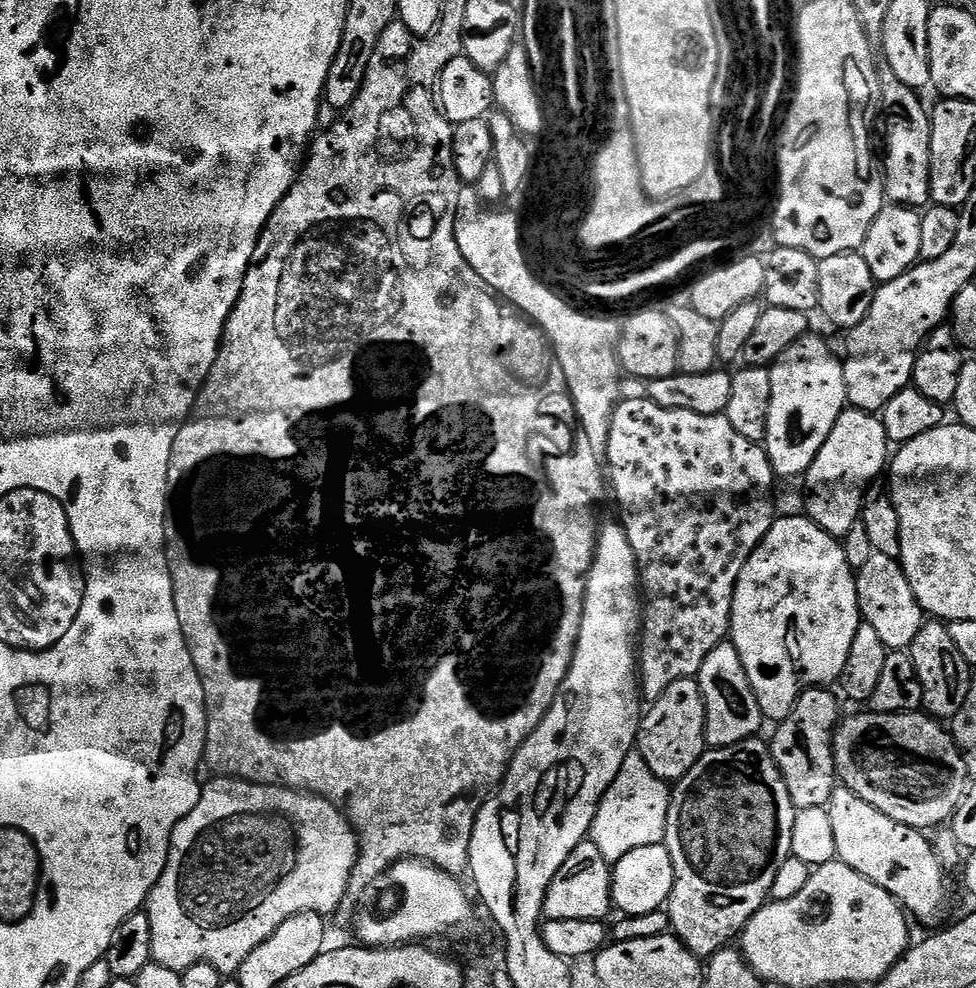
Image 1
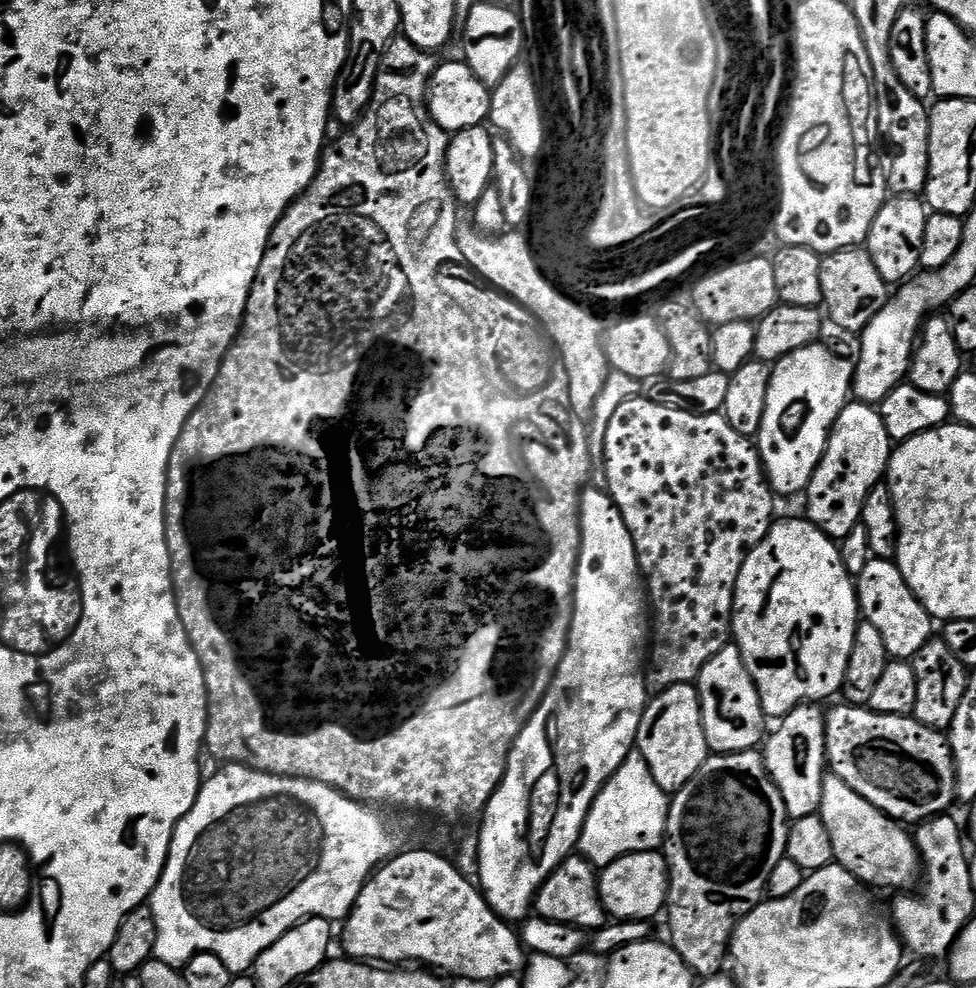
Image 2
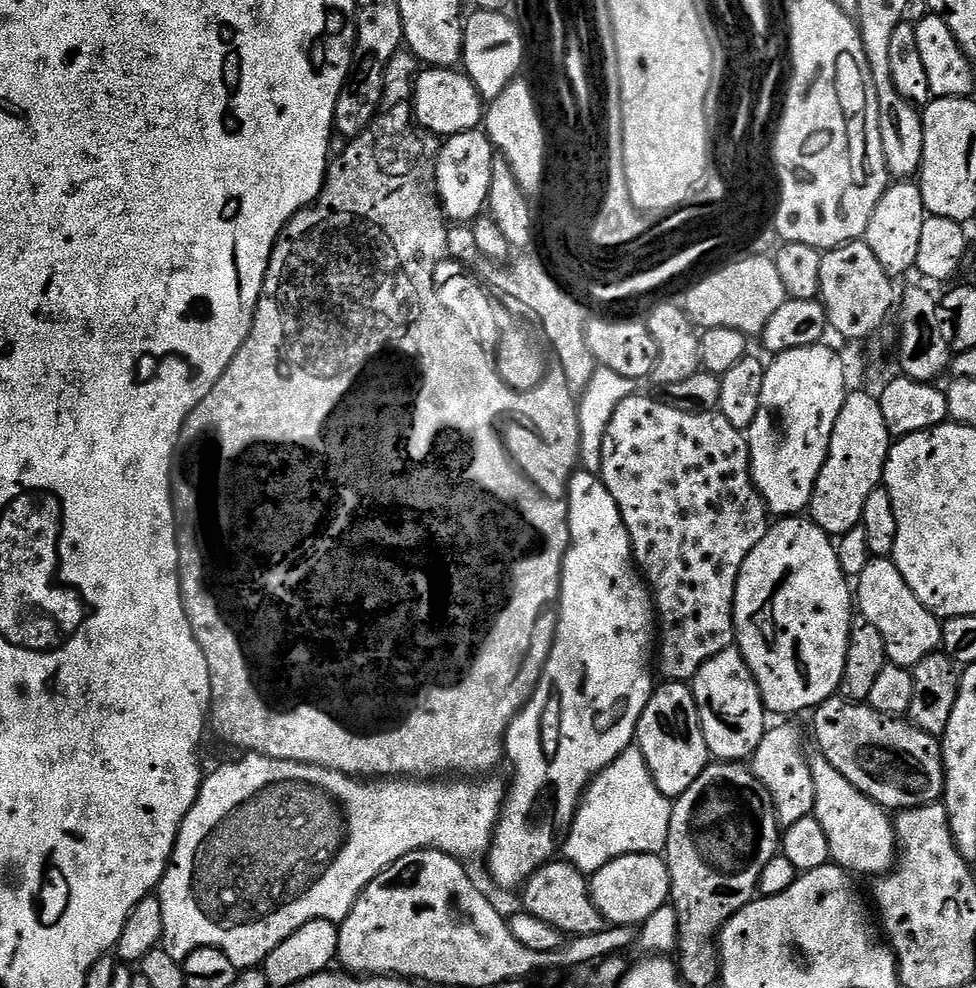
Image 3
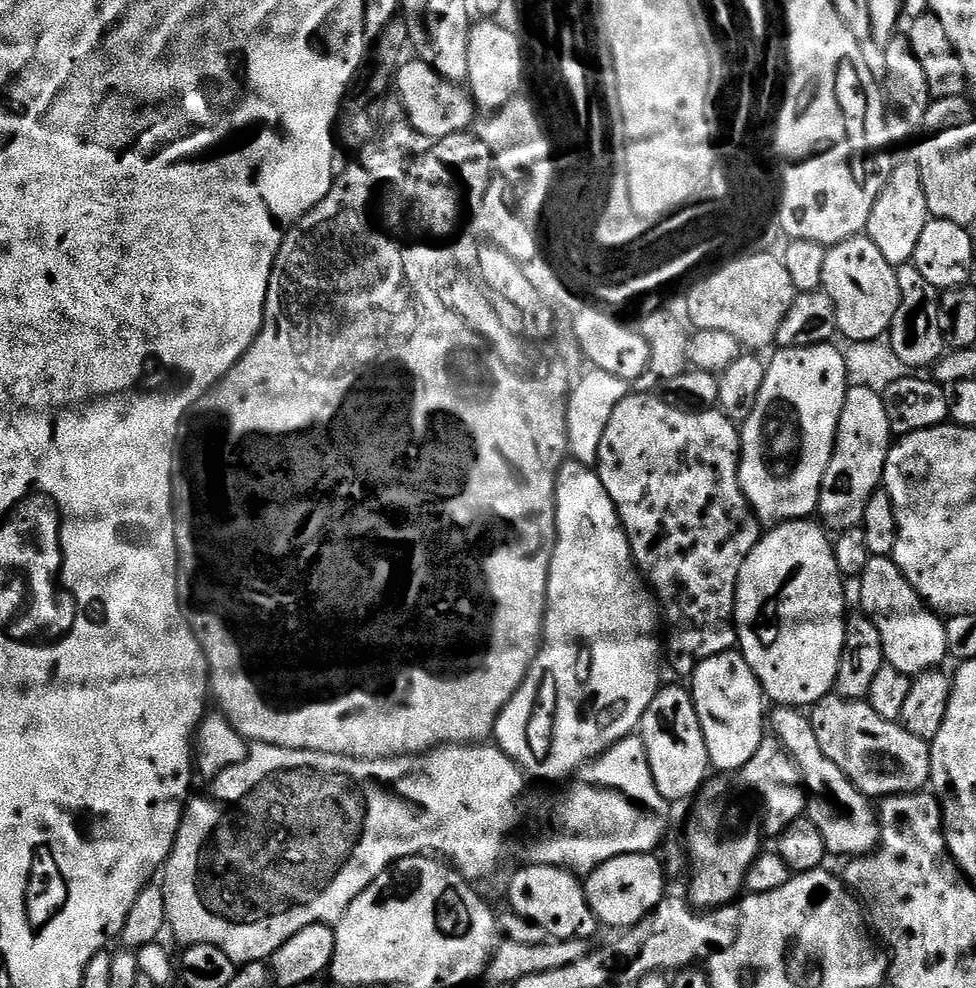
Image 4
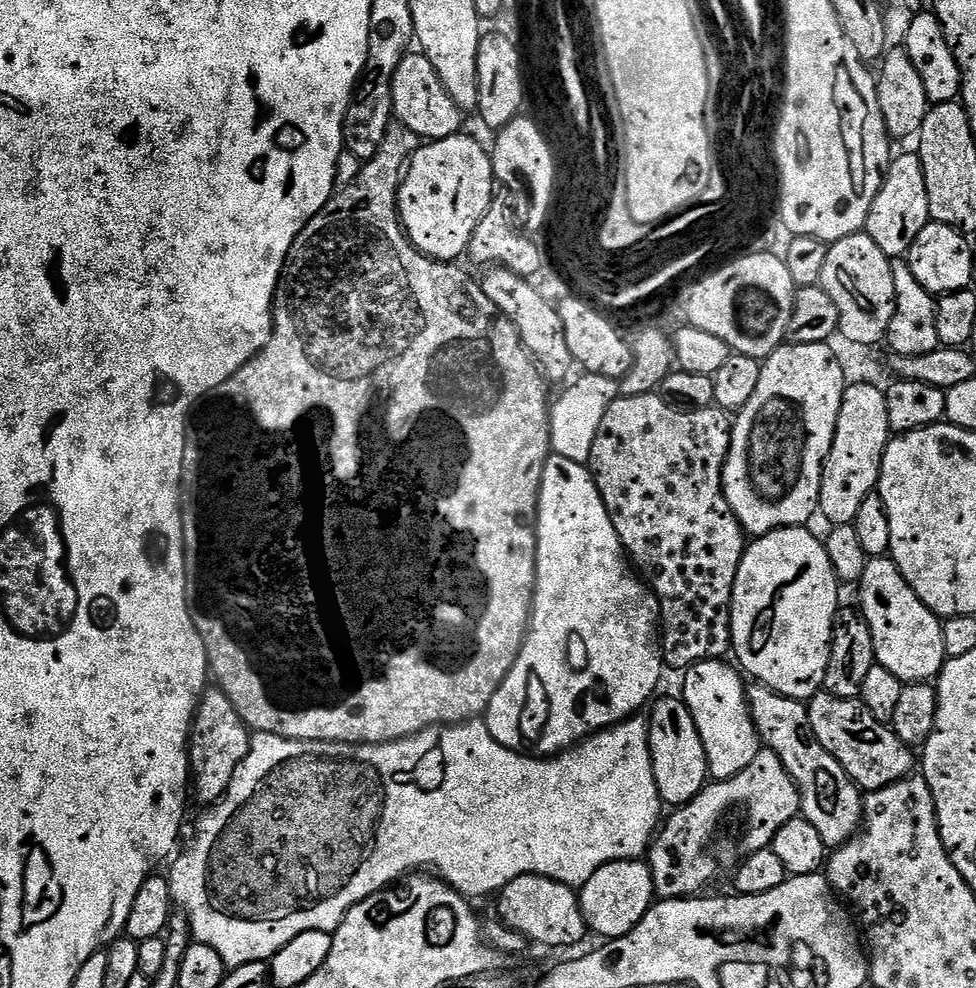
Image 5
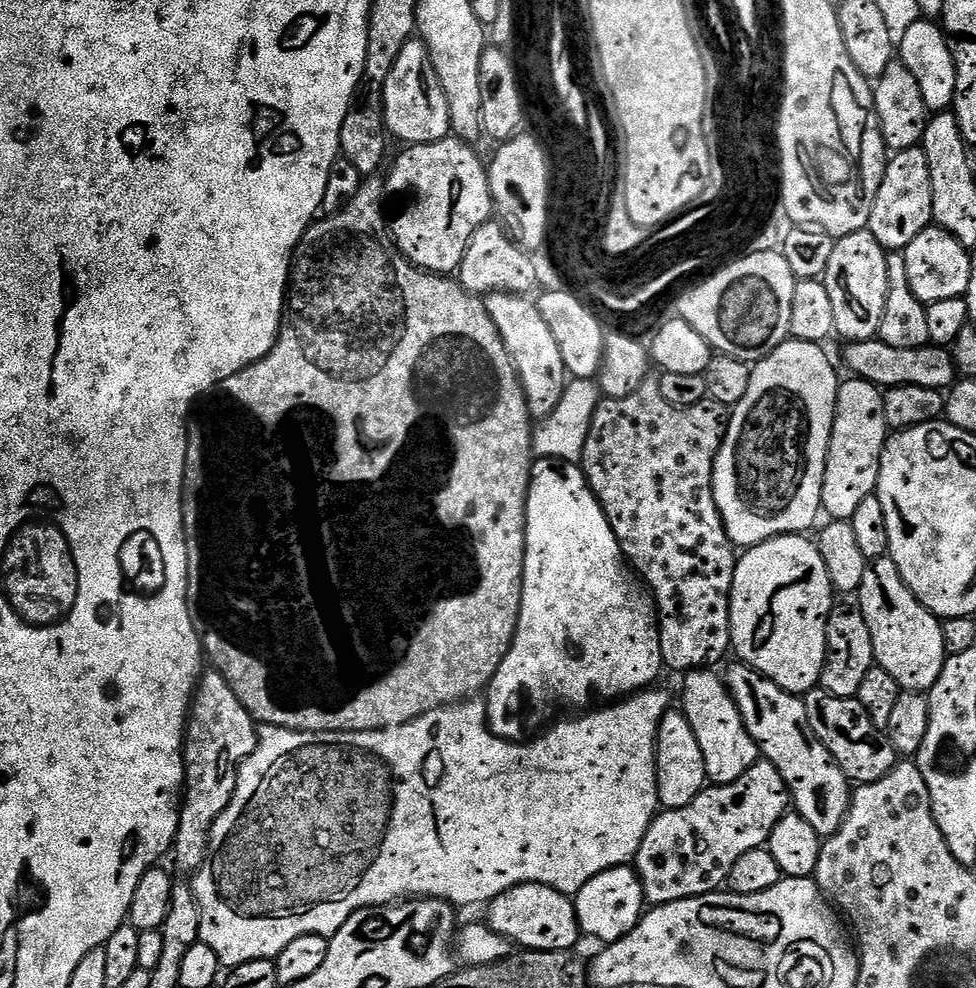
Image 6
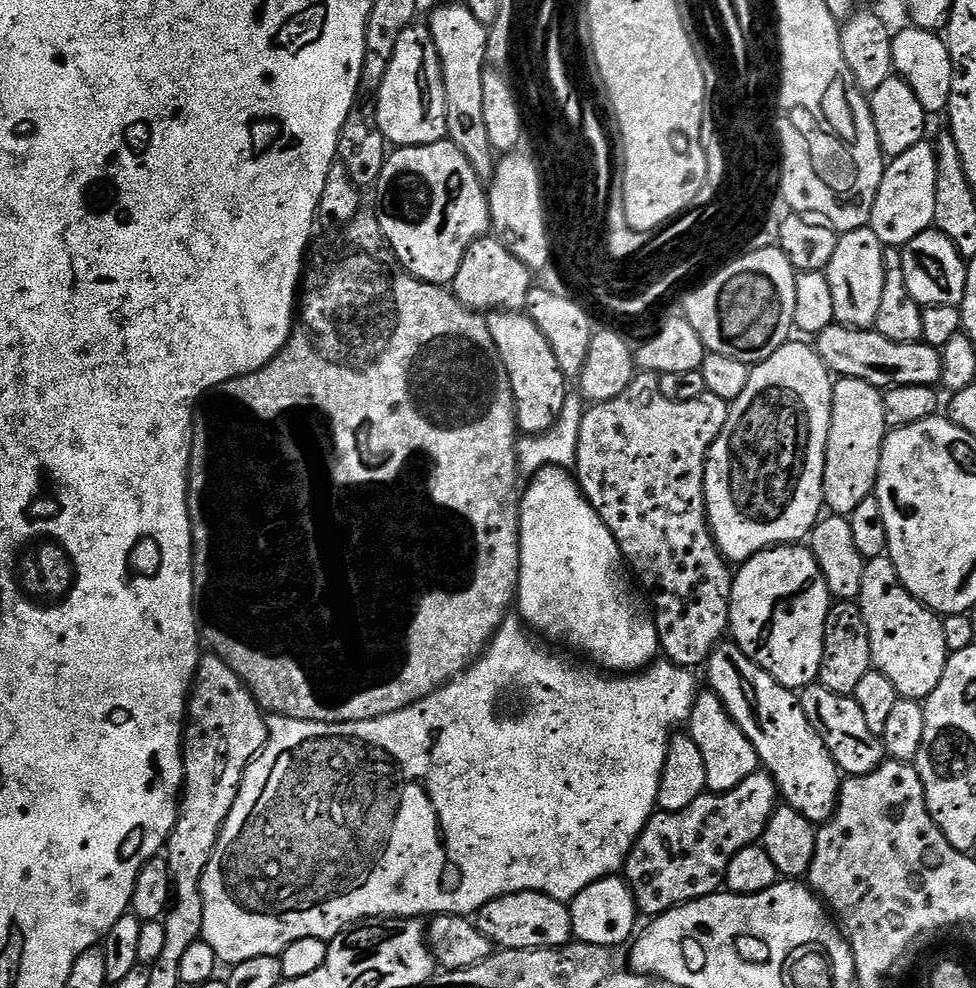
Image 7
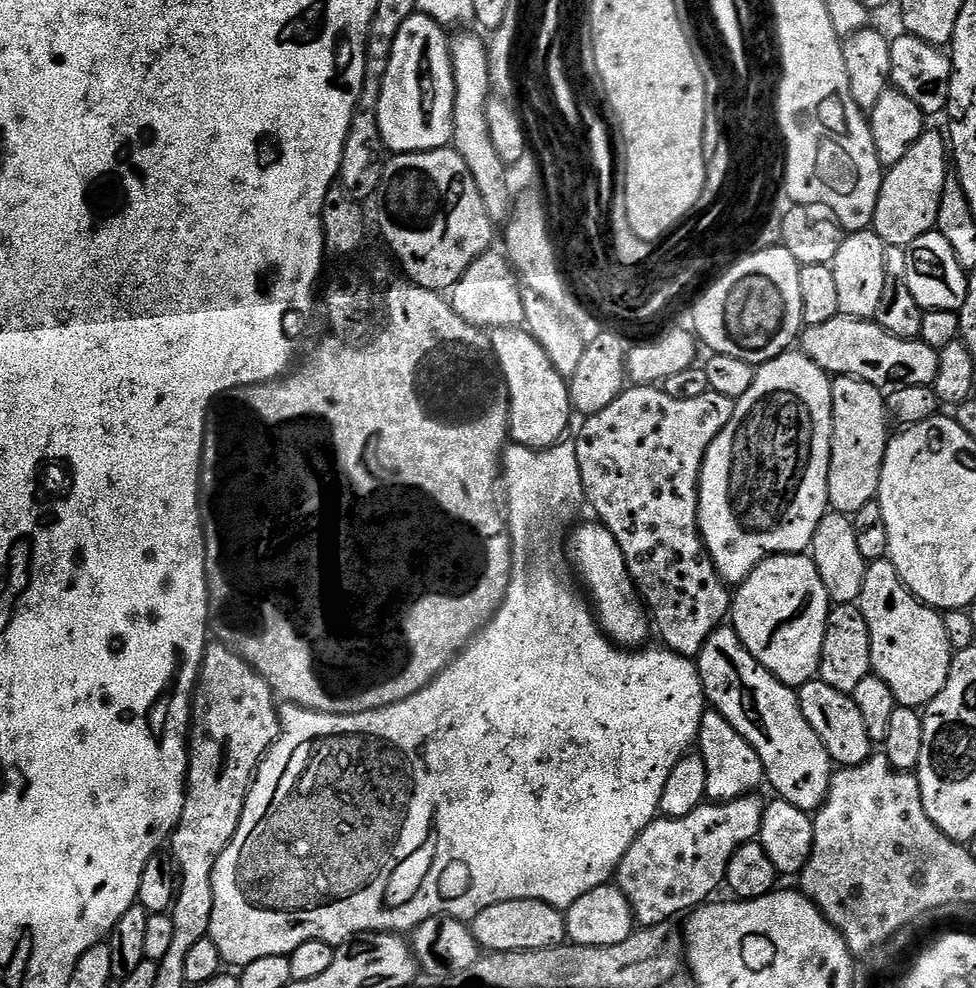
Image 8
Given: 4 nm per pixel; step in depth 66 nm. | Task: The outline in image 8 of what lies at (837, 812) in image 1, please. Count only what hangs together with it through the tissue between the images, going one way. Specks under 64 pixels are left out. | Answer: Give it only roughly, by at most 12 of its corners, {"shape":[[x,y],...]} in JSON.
{"shape":[[731,626],[694,663],[767,787],[812,814],[834,765],[799,695]]}

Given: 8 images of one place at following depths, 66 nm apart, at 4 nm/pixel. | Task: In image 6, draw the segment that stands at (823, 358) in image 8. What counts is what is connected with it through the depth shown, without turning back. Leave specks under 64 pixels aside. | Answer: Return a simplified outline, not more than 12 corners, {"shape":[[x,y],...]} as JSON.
{"shape":[[879,338],[847,345],[853,377],[887,390],[951,389],[944,346],[898,350]]}

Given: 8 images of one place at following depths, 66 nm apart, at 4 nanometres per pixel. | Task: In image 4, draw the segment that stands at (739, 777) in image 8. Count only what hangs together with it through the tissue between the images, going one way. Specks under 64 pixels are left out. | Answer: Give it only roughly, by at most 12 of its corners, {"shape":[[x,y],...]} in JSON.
{"shape":[[739,650],[690,673],[708,762],[739,773],[766,739],[766,697]]}

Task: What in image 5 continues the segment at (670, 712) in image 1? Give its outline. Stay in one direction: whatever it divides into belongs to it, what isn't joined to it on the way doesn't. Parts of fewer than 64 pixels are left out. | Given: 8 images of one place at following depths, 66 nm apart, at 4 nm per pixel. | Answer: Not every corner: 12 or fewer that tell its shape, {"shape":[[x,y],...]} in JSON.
{"shape":[[683,699],[647,717],[658,794],[688,804],[709,783],[706,750]]}

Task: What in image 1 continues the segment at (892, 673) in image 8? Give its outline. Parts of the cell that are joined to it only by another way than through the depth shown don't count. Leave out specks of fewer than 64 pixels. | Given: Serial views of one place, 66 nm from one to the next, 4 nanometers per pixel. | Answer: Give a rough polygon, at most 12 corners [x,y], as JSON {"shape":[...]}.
{"shape":[[873,555],[856,573],[863,623],[889,650],[926,622],[904,567]]}

